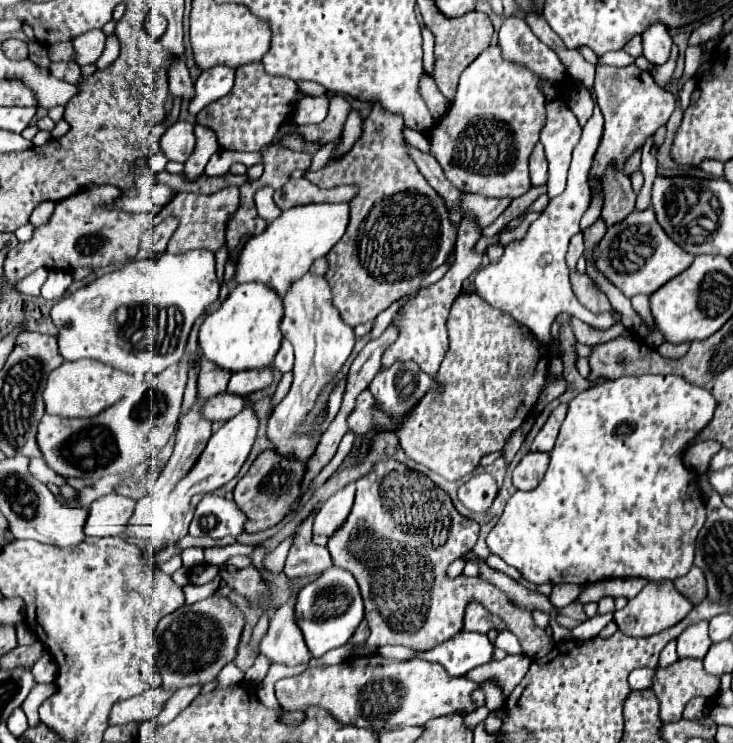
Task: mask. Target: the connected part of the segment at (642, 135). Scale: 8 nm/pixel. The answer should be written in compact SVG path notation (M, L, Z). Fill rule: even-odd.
M582 46L578 51L584 58L596 67L594 80L594 90L596 91L596 102L604 114L604 136L600 142L600 148L594 156L590 174L588 174L588 184L592 188L592 198L598 194L604 194L602 178L608 166L614 166L616 170L622 170L626 160L636 152L642 150L646 144L646 138L652 136L660 126L664 126L674 112L674 96L656 86L654 78L650 72L642 72L636 64L626 66L626 68L610 68L598 64L598 57L594 52ZM594 180L598 182L594 188Z

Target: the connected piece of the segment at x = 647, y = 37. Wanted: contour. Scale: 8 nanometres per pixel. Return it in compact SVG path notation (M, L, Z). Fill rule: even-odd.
M652 24L644 34L642 34L642 44L644 44L644 58L654 64L660 66L670 58L670 50L672 50L672 38L666 30L664 24Z

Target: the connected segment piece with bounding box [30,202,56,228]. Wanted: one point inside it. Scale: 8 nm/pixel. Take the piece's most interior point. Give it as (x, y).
(42, 213)

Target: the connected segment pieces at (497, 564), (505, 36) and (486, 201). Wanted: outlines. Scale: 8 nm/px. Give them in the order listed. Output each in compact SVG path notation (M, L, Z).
M490 554L488 558L486 558L486 564L494 570L498 570L498 572L502 572L502 574L506 574L506 576L510 576L510 578L514 578L514 580L520 580L520 572L516 570L516 568L512 568L512 566L508 566L502 558L498 558L498 556L494 556L494 554Z
M506 18L500 28L500 48L506 60L520 62L530 68L540 80L552 80L556 84L564 84L566 68L558 60L556 52L542 44L530 26L522 18Z
M462 194L462 214L474 214L476 222L486 228L510 206L510 202L512 198L486 198L478 194Z

